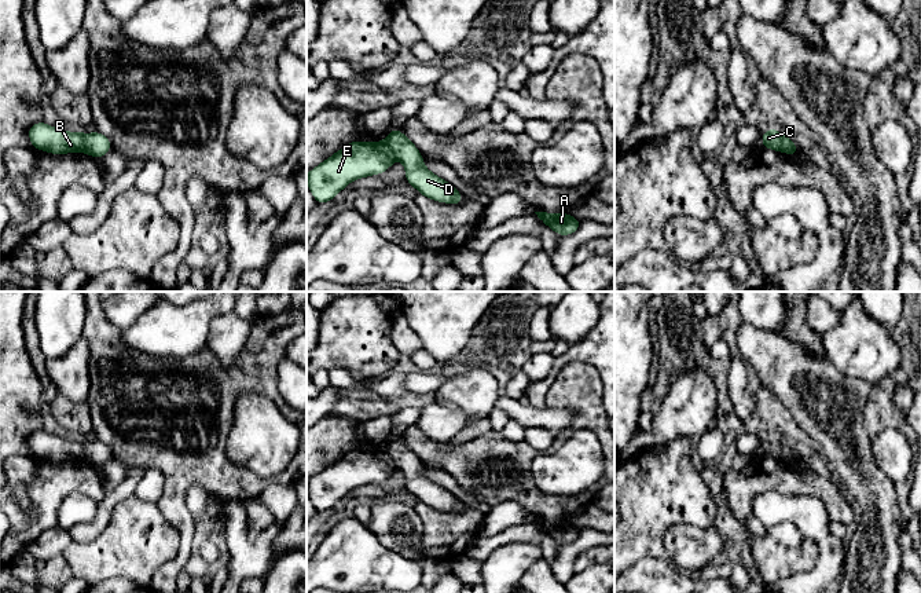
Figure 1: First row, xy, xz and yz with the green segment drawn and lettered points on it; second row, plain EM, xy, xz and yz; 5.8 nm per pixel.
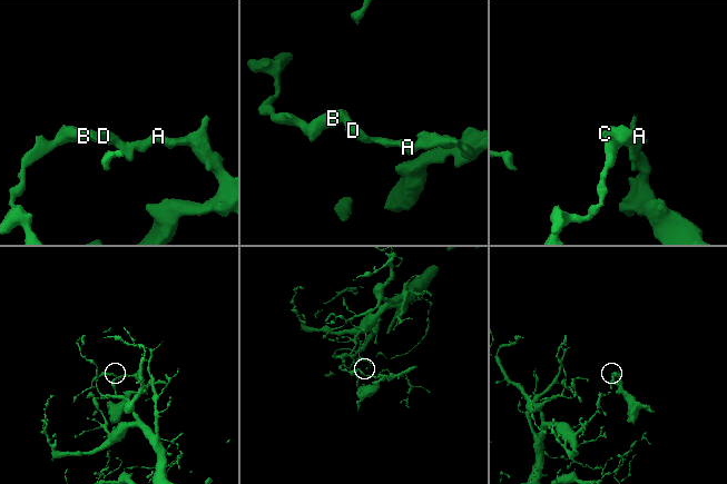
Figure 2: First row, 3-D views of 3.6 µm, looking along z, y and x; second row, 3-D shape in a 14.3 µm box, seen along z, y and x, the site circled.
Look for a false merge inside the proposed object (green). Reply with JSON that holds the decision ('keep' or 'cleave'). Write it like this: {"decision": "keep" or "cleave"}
{"decision": "cleave"}

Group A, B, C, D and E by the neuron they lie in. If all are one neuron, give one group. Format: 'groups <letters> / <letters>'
groups A C D / B E

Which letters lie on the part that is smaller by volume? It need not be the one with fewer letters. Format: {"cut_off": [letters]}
{"cut_off": ["A", "C", "D"]}

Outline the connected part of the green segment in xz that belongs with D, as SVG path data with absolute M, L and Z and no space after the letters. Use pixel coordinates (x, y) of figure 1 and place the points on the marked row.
M397 128L392 129L384 143L392 150L396 160L406 168L406 182L417 191L433 201L458 205L463 195L448 182L430 172L422 160L422 153Z

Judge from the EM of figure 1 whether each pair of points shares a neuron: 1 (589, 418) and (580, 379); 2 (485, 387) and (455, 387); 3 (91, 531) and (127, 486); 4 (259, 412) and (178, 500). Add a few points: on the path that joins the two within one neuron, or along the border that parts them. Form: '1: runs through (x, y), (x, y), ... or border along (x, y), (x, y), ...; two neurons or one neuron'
1: runs through (589, 409), (580, 388); one neuron
2: runs through (479, 387), (462, 387); one neuron
3: runs through (101, 520), (106, 507), (116, 497); one neuron
4: border along (235, 414), (227, 439), (227, 457), (249, 469); two neurons

